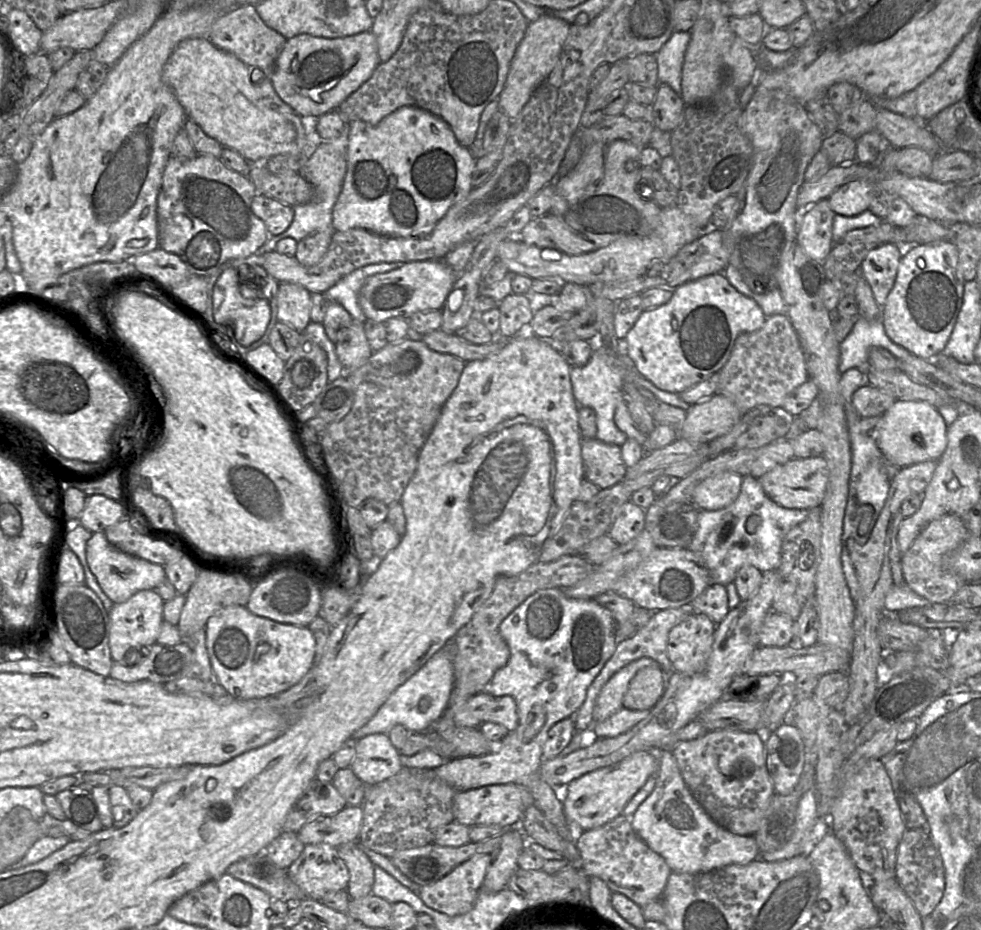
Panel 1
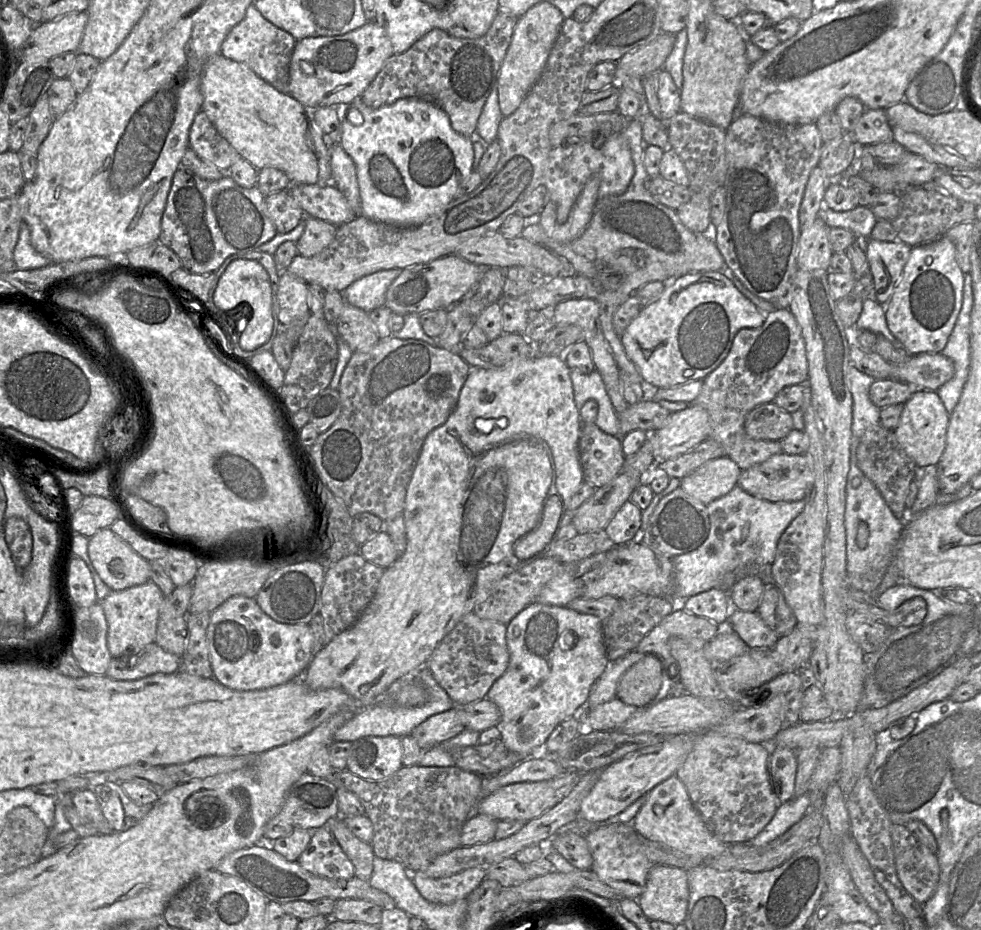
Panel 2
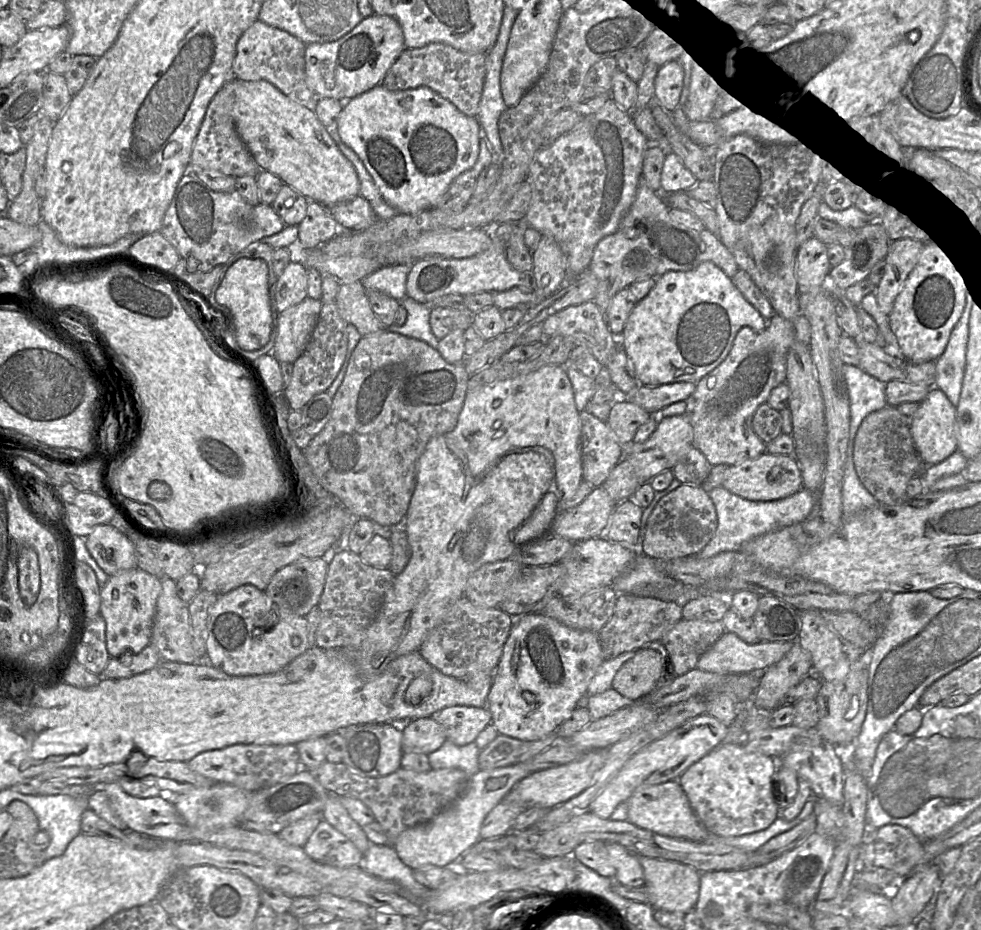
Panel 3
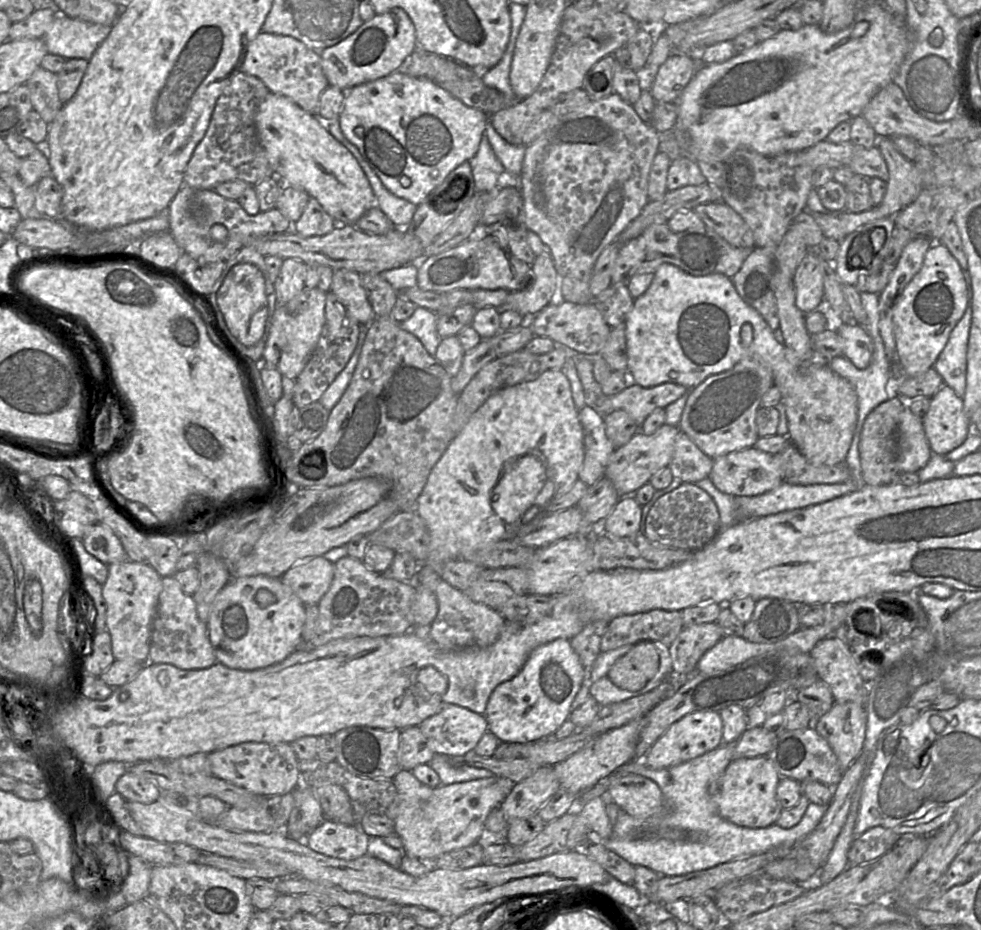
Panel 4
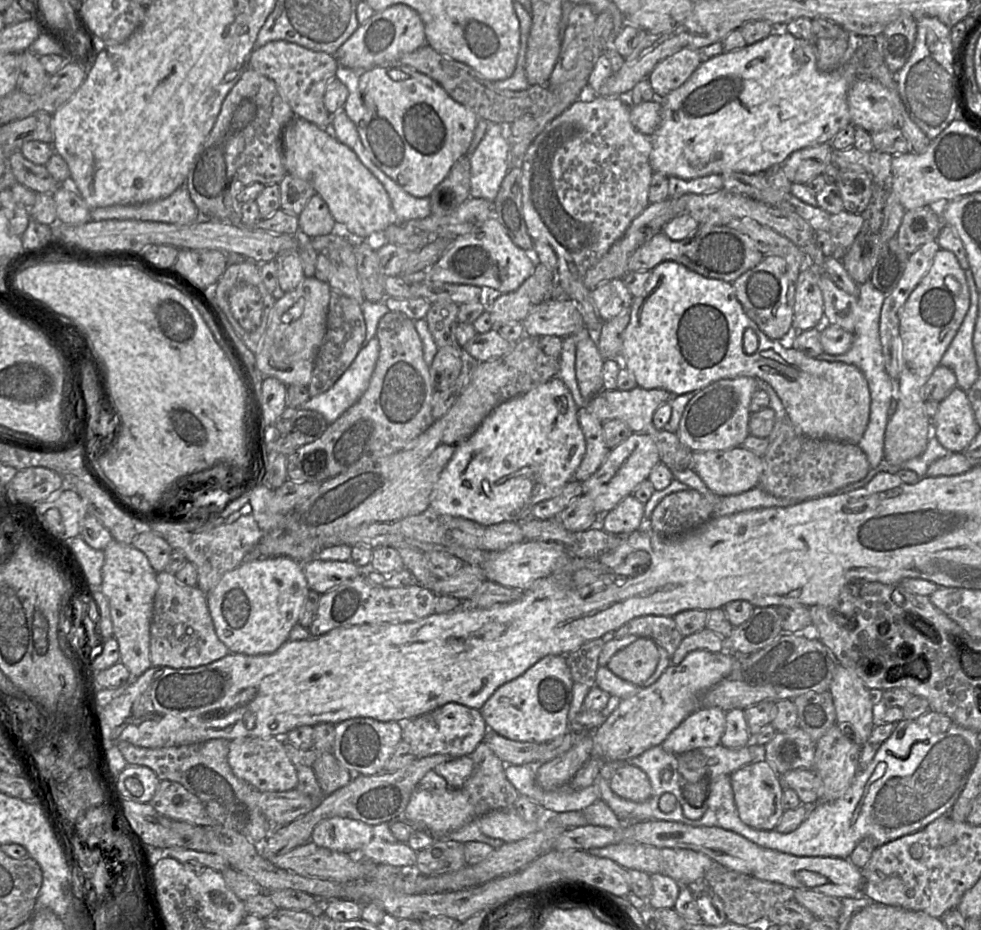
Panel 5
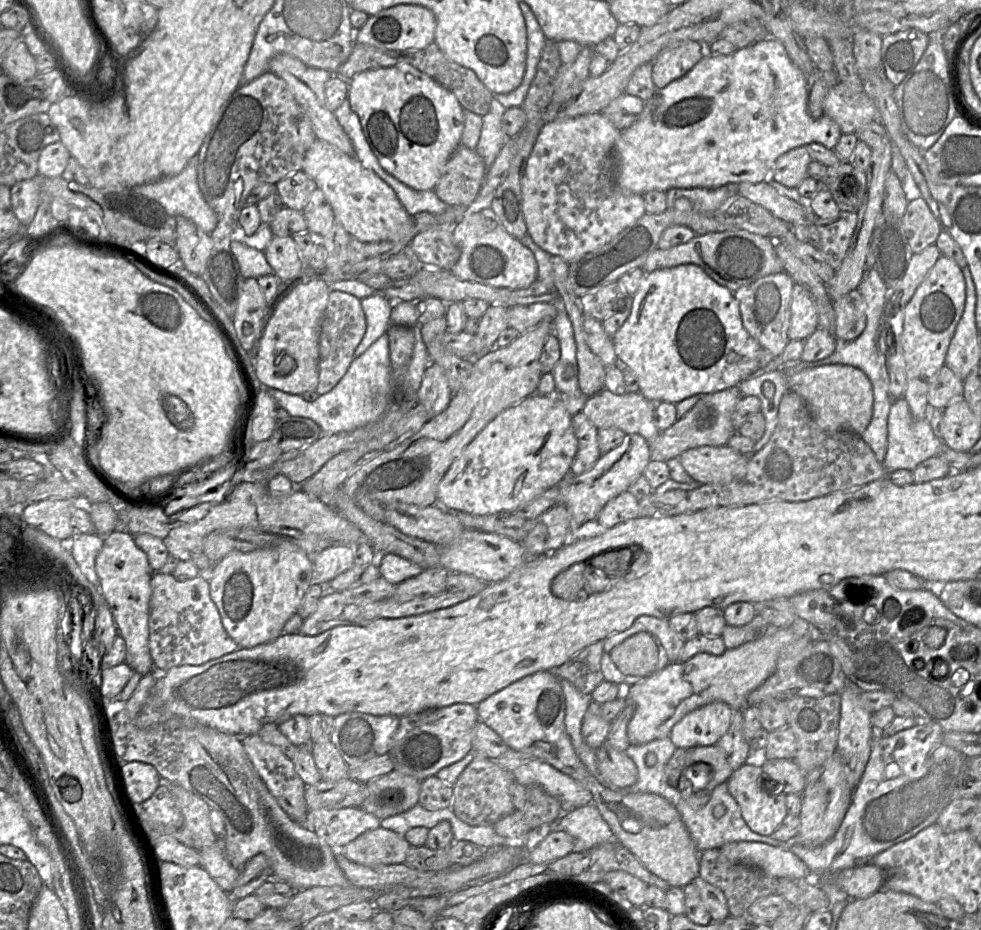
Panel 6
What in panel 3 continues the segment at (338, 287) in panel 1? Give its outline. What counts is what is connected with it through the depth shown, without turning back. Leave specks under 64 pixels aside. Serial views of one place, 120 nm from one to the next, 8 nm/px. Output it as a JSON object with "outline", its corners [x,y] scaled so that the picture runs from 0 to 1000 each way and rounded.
{"outline":[[[419,285],[391,286],[369,301],[373,313],[384,312],[410,324],[414,317],[414,302]]]}

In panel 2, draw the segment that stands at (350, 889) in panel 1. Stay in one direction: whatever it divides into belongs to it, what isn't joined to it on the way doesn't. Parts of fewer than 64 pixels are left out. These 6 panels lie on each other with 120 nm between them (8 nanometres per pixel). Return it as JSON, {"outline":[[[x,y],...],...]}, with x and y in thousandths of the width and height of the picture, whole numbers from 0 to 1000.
{"outline":[[[348,876],[335,881],[332,889],[360,928],[362,943],[376,947],[380,938],[382,922],[378,908],[363,900],[353,888]]]}

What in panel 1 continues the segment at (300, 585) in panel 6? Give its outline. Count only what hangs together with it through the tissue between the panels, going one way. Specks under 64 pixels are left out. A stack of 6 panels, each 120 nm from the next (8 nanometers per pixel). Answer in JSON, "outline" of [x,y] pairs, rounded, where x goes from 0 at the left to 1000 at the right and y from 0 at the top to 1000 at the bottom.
{"outline":[[[238,651],[216,661],[209,673],[210,696],[224,737],[239,752],[278,749],[303,735],[319,716],[321,686],[314,674],[284,670]]]}

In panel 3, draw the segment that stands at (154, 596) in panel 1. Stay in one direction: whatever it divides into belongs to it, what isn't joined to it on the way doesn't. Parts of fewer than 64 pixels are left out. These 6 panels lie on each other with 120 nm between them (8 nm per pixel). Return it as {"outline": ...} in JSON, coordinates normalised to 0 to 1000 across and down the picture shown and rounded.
{"outline":[[[141,610],[112,619],[103,633],[102,652],[102,661],[108,669],[108,696],[112,706],[119,708],[127,701],[141,703],[154,691],[164,637],[165,624]]]}

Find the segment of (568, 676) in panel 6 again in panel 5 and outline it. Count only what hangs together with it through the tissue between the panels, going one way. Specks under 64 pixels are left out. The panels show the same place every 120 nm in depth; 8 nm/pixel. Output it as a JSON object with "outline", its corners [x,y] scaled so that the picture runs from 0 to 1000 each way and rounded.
{"outline":[[[615,686],[601,688],[576,705],[585,733],[595,735],[600,740],[607,738],[608,722],[611,717],[610,706],[616,690]]]}

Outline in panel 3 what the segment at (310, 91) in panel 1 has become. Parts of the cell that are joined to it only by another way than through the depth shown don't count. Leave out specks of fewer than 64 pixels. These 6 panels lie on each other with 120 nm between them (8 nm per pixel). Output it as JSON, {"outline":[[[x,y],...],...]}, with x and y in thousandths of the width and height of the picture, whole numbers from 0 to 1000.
{"outline":[[[381,14],[345,43],[312,48],[312,90],[322,105],[358,106],[387,90],[413,52],[406,23]]]}

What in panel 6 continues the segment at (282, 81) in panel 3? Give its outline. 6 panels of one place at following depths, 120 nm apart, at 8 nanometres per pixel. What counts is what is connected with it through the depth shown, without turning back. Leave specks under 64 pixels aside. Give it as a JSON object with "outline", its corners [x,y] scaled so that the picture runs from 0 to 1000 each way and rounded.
{"outline":[[[292,57],[280,59],[274,66],[274,76],[287,84],[294,91],[304,112],[316,127],[323,149],[334,153],[354,167],[362,168],[360,155],[332,110],[331,95],[338,83],[336,76],[316,72],[306,63]]]}

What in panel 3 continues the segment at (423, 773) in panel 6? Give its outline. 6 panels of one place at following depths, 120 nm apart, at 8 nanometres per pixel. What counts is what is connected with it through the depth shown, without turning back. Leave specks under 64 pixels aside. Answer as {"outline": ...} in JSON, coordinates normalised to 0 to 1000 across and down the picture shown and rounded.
{"outline":[[[459,759],[440,771],[454,783],[456,796],[466,802],[484,798],[487,790],[502,777],[496,760]]]}

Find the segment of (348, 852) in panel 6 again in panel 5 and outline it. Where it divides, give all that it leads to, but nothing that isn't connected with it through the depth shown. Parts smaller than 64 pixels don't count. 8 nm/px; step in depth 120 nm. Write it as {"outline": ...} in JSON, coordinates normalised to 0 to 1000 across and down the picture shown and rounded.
{"outline":[[[380,900],[365,920],[382,929],[394,929],[410,935],[422,937],[425,917],[415,906],[394,905]]]}

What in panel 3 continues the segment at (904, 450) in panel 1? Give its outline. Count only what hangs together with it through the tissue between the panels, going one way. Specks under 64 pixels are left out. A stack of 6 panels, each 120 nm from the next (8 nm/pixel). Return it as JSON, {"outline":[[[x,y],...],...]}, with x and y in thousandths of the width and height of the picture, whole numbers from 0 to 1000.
{"outline":[[[954,415],[949,416],[937,433],[935,442],[927,454],[927,459],[942,501],[957,498],[976,484],[975,438]]]}

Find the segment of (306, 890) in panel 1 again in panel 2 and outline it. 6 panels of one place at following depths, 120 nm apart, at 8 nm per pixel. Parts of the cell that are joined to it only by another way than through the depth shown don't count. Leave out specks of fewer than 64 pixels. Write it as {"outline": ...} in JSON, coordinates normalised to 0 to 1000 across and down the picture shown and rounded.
{"outline":[[[332,888],[318,897],[315,908],[303,925],[312,937],[337,945],[358,945],[362,933]]]}

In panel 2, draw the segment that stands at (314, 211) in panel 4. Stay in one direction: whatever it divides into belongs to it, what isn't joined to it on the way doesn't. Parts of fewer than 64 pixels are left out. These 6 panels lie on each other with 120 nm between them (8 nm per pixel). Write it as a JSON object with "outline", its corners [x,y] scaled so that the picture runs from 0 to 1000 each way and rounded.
{"outline":[[[312,232],[310,249],[302,260],[304,273],[318,276],[326,272],[339,259],[344,245],[336,239]]]}

